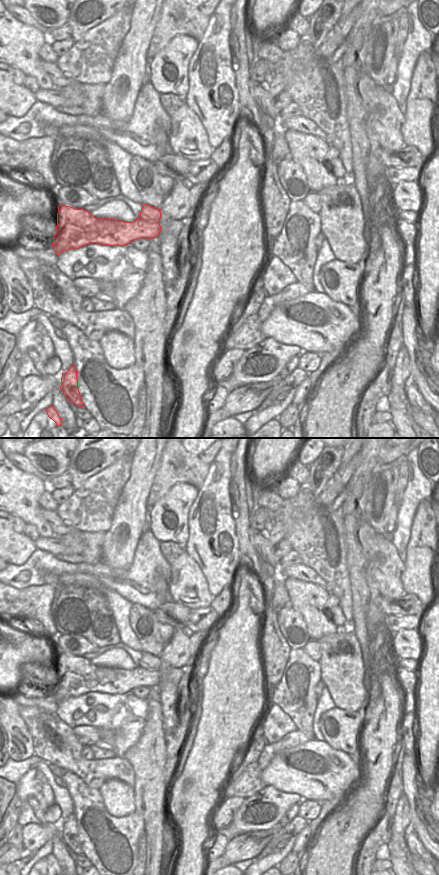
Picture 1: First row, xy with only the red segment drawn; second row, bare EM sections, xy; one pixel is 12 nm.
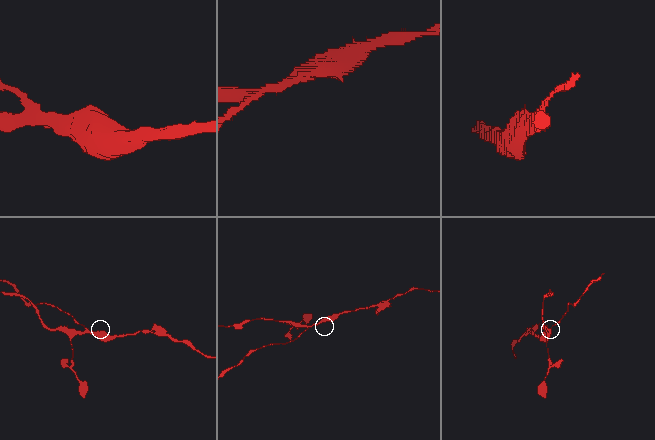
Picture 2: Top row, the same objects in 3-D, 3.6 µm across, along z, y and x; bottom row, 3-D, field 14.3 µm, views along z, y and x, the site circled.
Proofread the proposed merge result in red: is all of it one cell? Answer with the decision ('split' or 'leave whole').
split

